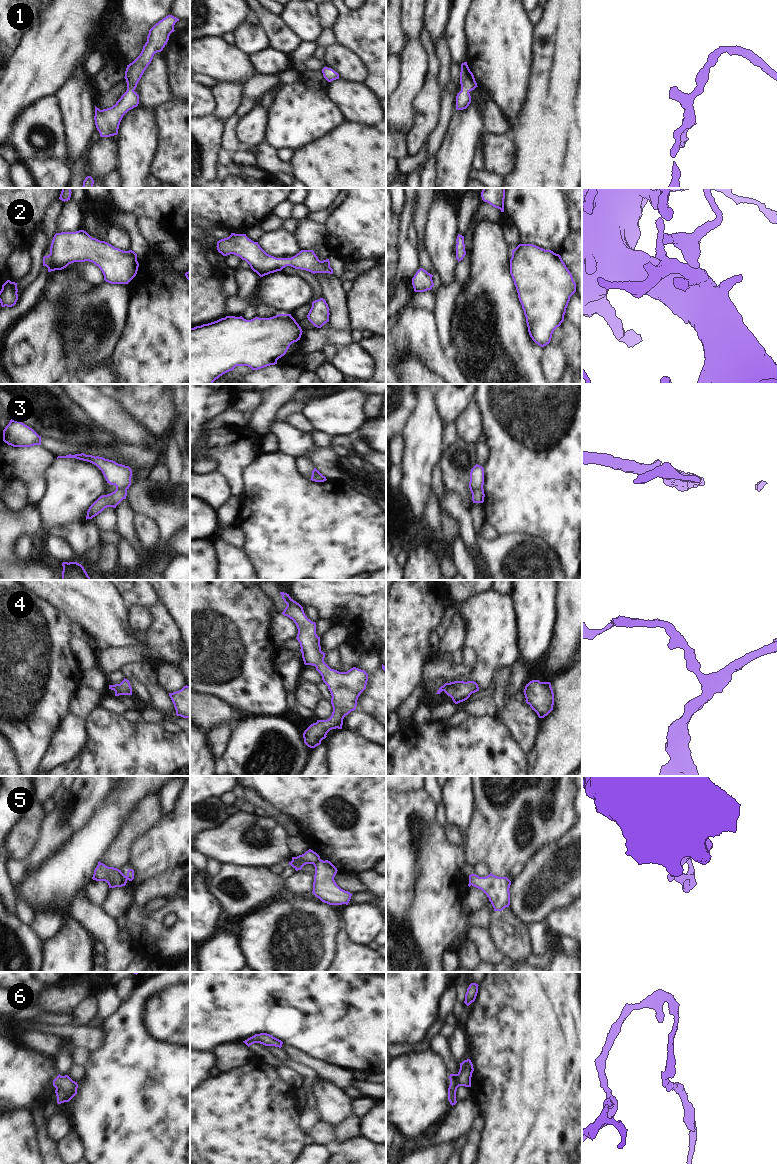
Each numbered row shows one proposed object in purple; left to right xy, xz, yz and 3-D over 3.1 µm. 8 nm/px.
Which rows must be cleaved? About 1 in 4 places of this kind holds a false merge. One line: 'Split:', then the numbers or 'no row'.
Split: 3, 5

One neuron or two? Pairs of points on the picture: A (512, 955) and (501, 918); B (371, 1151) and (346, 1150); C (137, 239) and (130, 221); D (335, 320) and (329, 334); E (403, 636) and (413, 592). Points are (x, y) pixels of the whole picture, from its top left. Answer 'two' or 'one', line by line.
A: one
B: one
C: one
D: two
E: one

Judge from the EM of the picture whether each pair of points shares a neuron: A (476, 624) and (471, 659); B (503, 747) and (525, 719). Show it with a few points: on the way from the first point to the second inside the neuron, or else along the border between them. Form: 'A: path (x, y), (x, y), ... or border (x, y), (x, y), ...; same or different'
A: border (465, 645), (475, 654), (476, 664), (474, 666); different
B: border (498, 717), (526, 753); different

